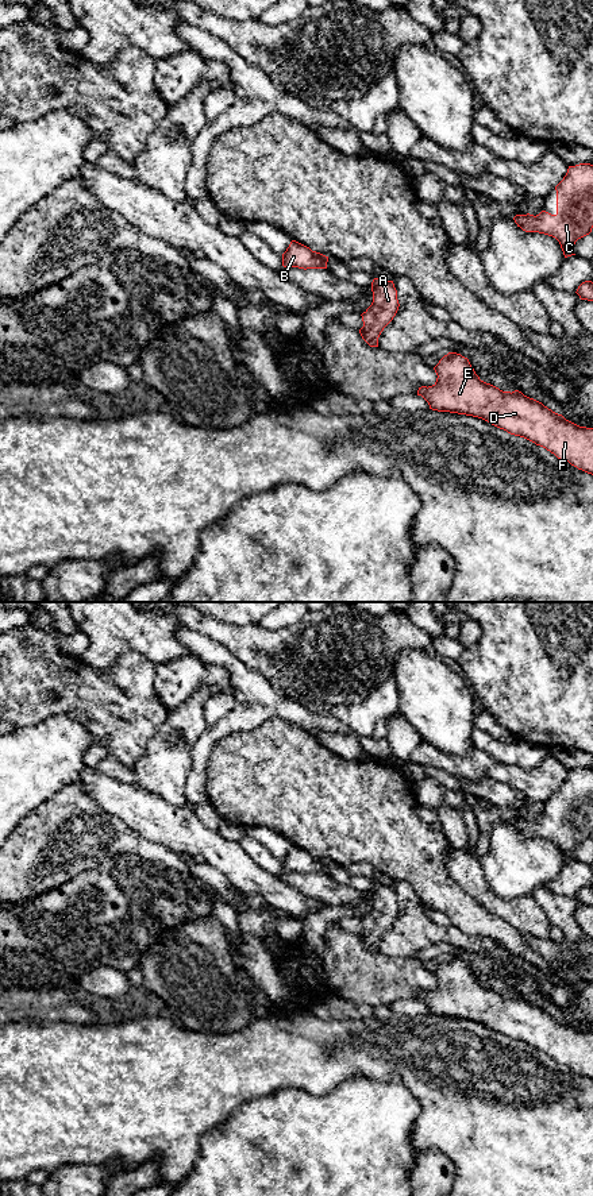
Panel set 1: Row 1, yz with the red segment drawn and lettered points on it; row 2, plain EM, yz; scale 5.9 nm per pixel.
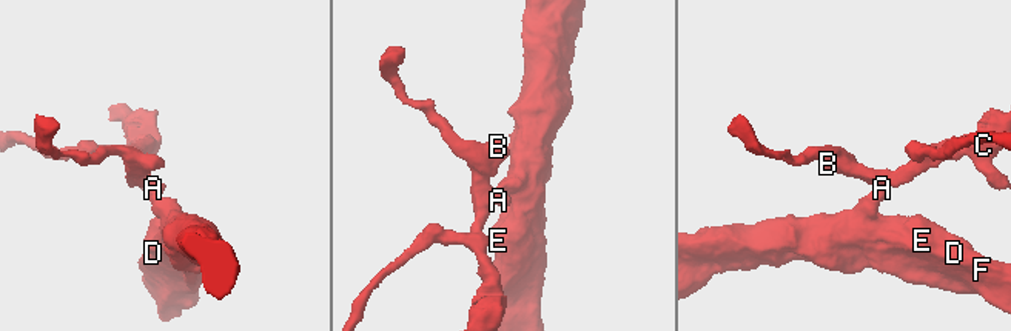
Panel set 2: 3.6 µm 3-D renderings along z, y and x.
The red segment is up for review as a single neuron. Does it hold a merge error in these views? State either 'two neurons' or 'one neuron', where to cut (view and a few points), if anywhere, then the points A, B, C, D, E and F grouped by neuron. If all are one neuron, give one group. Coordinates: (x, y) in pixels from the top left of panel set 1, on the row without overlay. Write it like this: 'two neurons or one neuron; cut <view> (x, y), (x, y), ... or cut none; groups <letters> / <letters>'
one neuron; cut none; groups A B C D E F

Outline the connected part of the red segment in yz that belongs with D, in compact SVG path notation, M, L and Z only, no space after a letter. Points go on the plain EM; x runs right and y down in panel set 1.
M448 957L434 975L436 987L417 995L430 1014L482 1023L593 1080L593 1033L566 1025L519 995L502 996L481 985L461 958Z

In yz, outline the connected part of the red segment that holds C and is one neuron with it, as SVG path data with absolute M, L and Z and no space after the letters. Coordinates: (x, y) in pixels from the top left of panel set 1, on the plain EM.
M593 769L569 771L563 784L555 791L557 818L516 819L517 832L525 837L539 837L555 842L565 863L575 860L574 849L593 833Z

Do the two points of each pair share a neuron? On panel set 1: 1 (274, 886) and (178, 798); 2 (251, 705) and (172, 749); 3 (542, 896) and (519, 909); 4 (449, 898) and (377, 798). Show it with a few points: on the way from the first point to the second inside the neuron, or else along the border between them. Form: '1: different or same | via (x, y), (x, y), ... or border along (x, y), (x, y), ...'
1: different | border along (157, 795), (173, 805), (188, 806)
2: different | border along (207, 728), (192, 749), (192, 764)
3: different | border along (531, 895), (553, 925)
4: same | via (426, 874), (423, 865), (380, 822)

